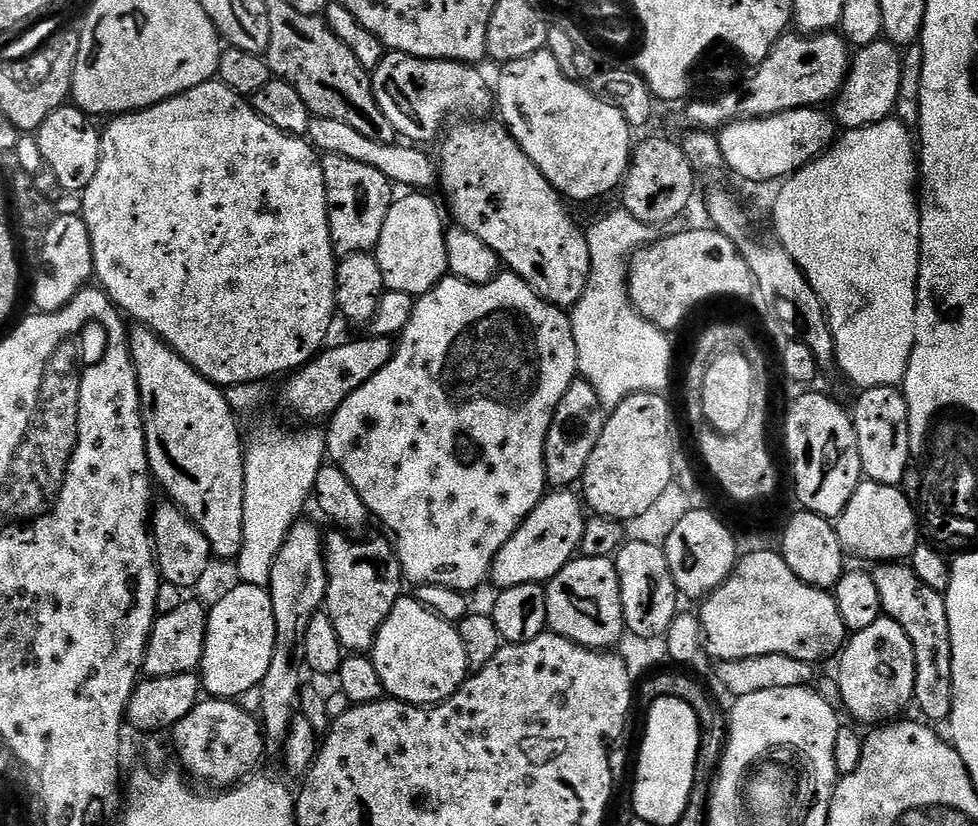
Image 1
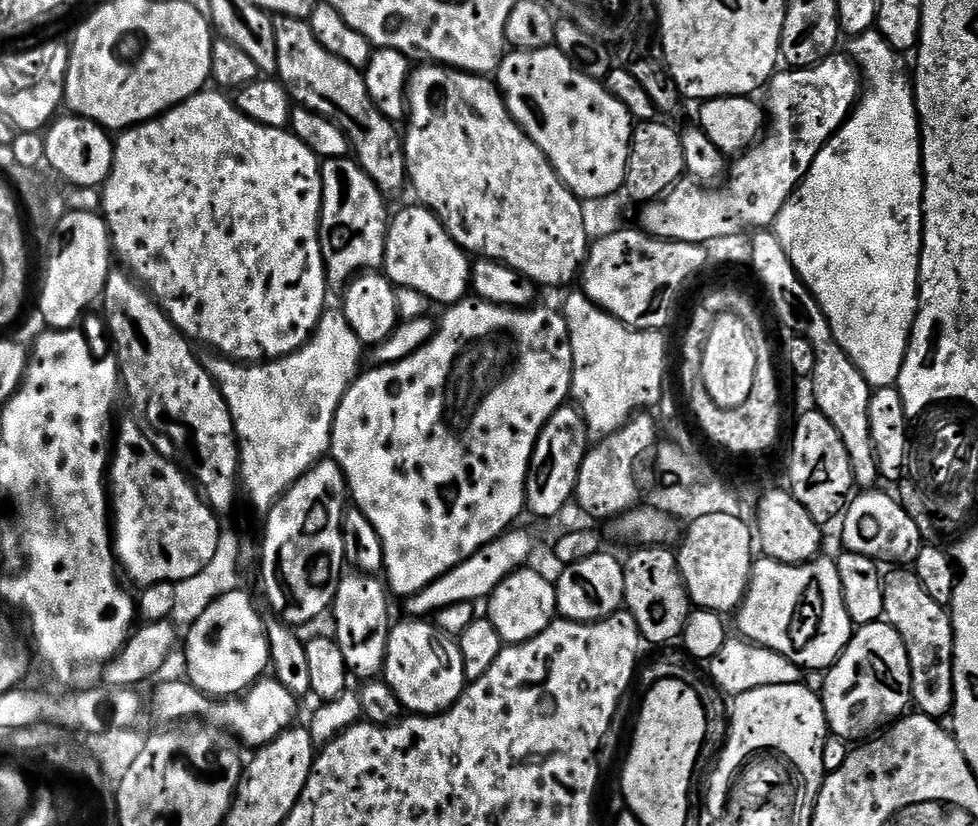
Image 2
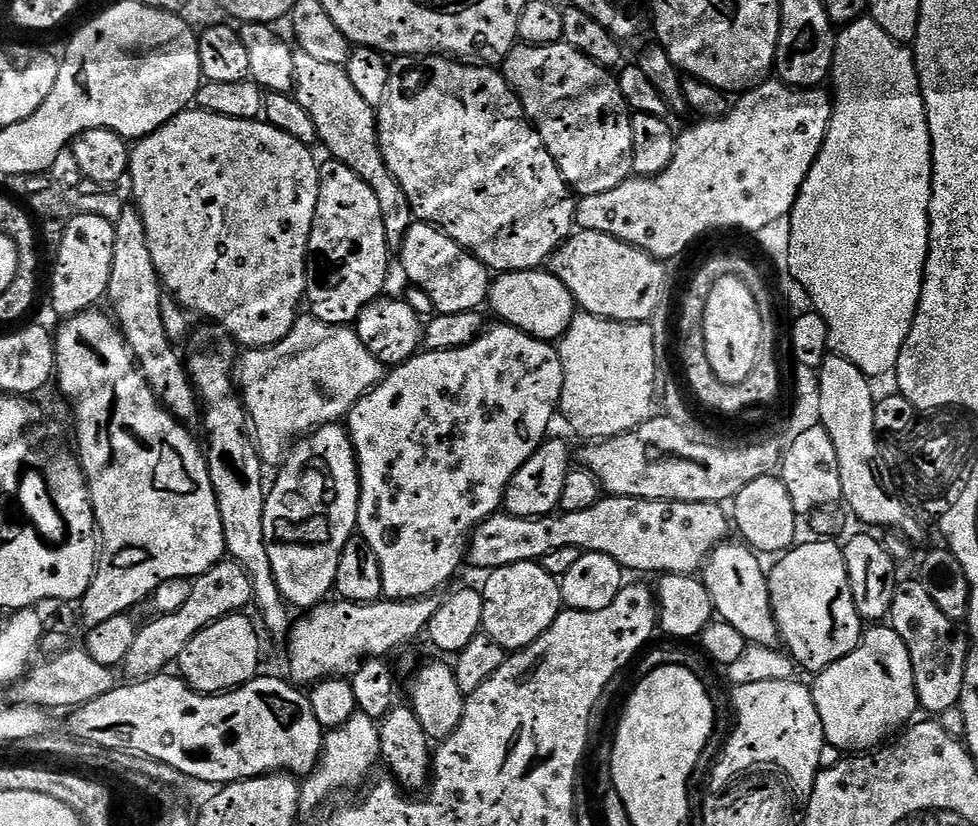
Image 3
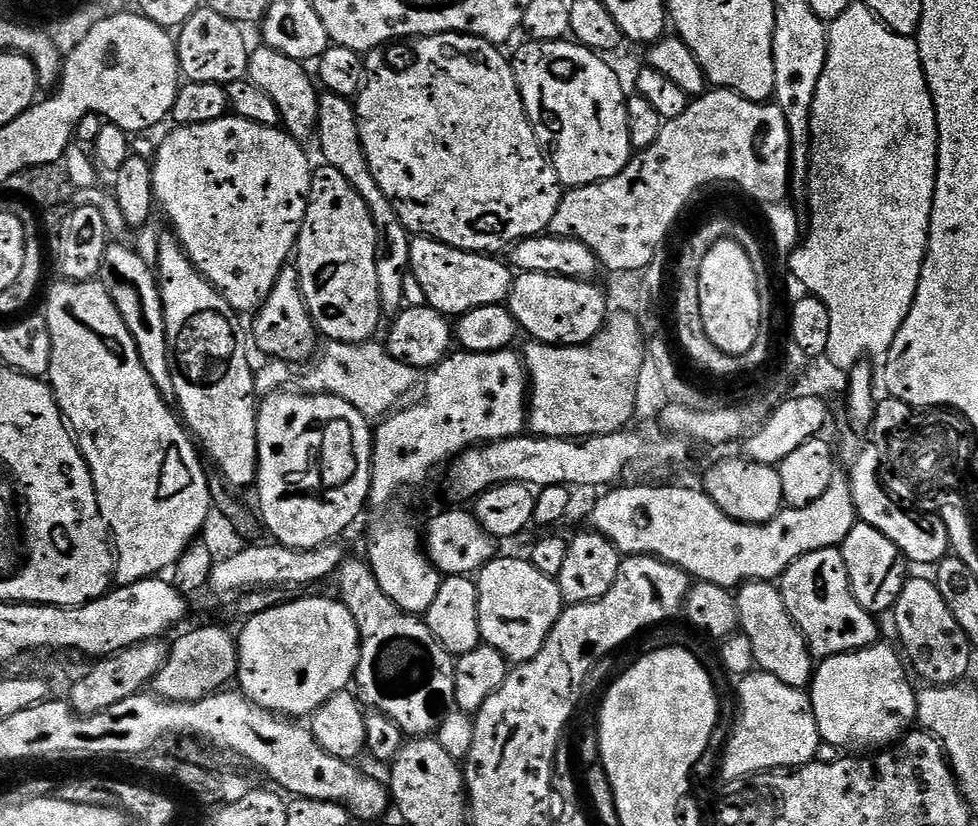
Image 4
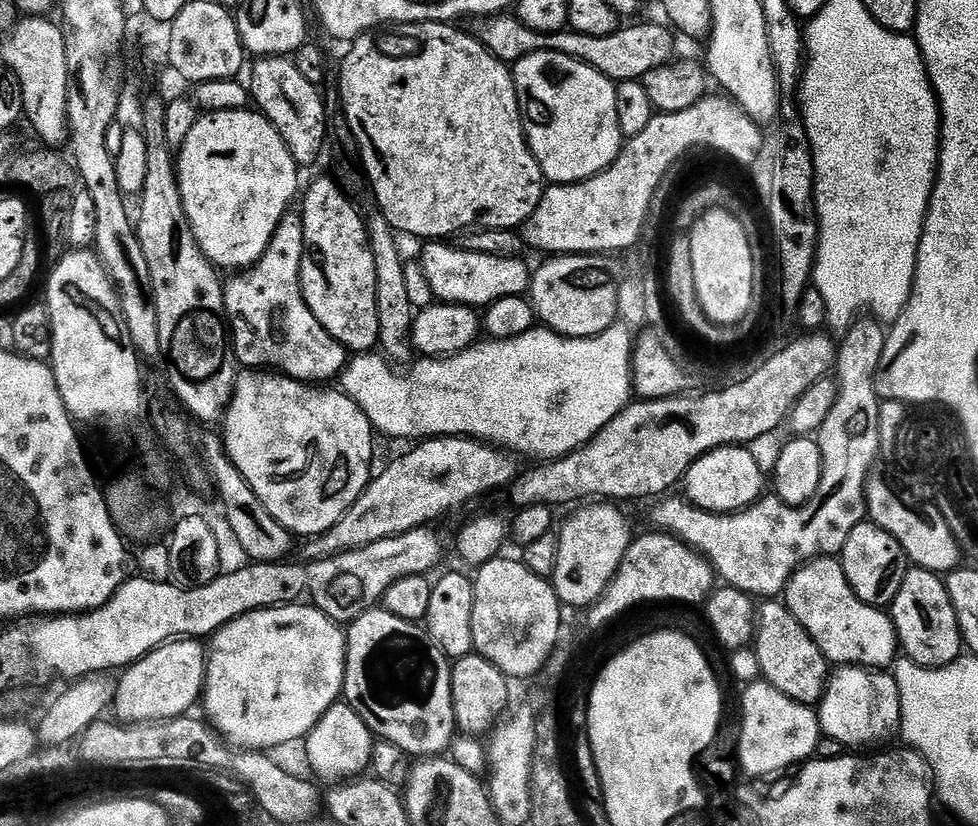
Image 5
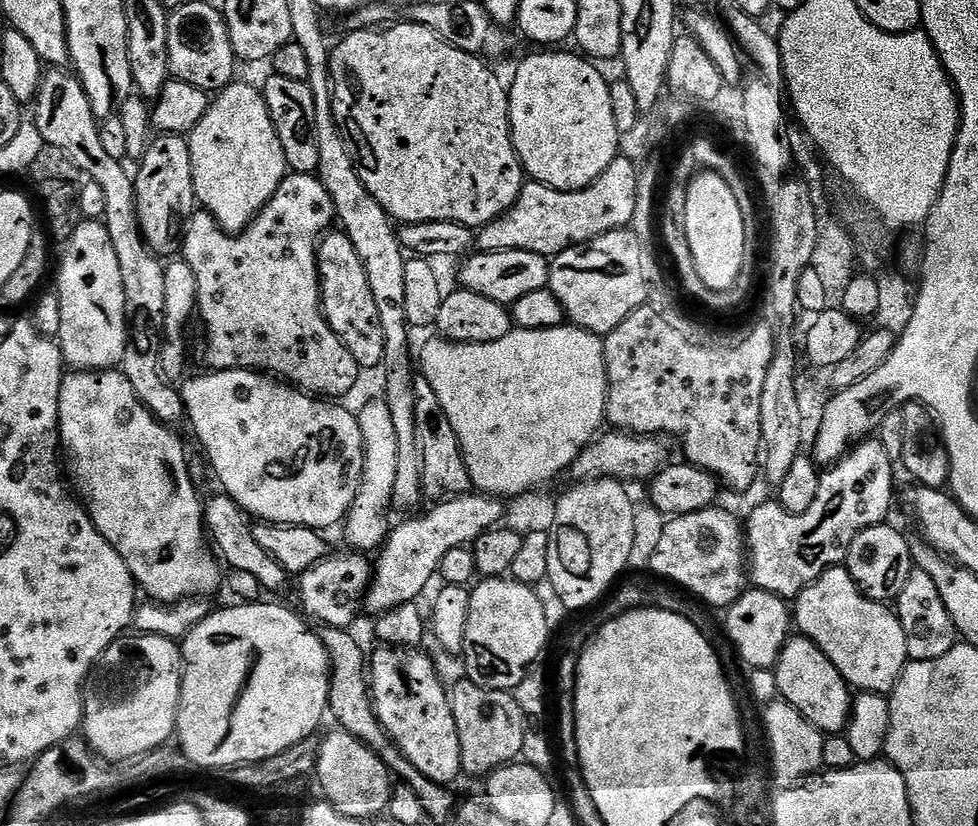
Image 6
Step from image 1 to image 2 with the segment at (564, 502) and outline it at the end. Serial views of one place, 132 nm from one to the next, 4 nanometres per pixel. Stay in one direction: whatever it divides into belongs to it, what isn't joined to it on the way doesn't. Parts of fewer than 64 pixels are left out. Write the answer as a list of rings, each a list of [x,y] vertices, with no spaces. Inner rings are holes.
[[[509,530],[499,536],[494,542],[482,546],[473,556],[466,558],[454,570],[442,574],[430,586],[418,590],[415,594],[407,597],[407,615],[412,618],[428,618],[437,612],[441,612],[446,606],[454,606],[454,602],[477,602],[487,601],[493,590],[502,583],[512,572],[519,572],[521,568],[529,563],[528,560],[535,550],[536,544],[528,532],[516,532]]]

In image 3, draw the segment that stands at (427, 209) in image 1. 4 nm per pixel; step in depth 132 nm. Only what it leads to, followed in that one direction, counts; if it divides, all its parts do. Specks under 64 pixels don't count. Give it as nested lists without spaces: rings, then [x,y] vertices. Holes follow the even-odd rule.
[[[412,222],[400,244],[400,264],[408,275],[407,283],[430,294],[437,313],[474,312],[488,299],[490,269],[435,224]]]

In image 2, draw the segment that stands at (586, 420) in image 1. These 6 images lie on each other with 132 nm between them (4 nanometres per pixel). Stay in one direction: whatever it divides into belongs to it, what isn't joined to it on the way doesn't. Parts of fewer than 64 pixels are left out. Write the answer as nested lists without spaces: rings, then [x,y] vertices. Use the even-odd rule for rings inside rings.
[[[575,406],[559,408],[546,422],[532,451],[528,481],[524,491],[527,511],[536,516],[556,516],[573,499],[578,470],[590,447],[588,427]]]

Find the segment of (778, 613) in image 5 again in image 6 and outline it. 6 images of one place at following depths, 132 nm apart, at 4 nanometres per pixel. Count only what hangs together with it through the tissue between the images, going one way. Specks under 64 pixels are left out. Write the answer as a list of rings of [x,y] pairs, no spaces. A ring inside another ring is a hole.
[[[803,634],[793,635],[784,643],[774,671],[779,699],[794,706],[794,710],[805,716],[819,732],[840,734],[847,729],[848,717],[852,715],[853,693],[842,674],[838,674],[834,662],[822,654],[815,642]]]

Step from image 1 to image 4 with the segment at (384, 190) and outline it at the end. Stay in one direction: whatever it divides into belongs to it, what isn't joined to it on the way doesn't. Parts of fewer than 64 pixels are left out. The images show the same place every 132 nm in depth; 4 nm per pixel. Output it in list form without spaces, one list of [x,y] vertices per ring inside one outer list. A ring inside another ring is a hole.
[[[327,166],[317,167],[312,174],[312,195],[308,201],[308,209],[304,215],[304,223],[300,226],[300,238],[296,241],[296,247],[294,249],[294,267],[300,274],[300,293],[304,296],[304,305],[308,307],[308,313],[312,315],[312,323],[316,325],[317,333],[321,337],[329,336],[327,338],[329,341],[345,346],[349,344],[366,344],[375,337],[372,335],[379,330],[380,320],[382,321],[380,295],[378,294],[376,242],[376,223],[372,221],[370,210],[366,206],[364,199],[358,194],[358,190],[354,186],[350,186],[350,182],[346,182],[346,178],[342,178],[342,174],[338,170]]]

